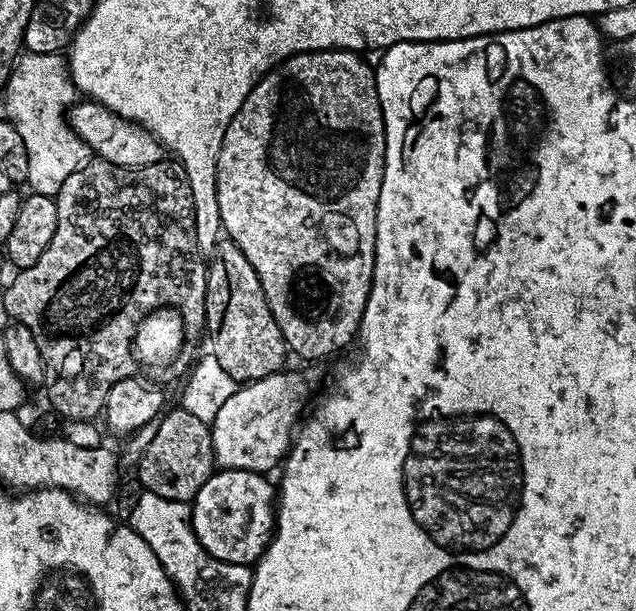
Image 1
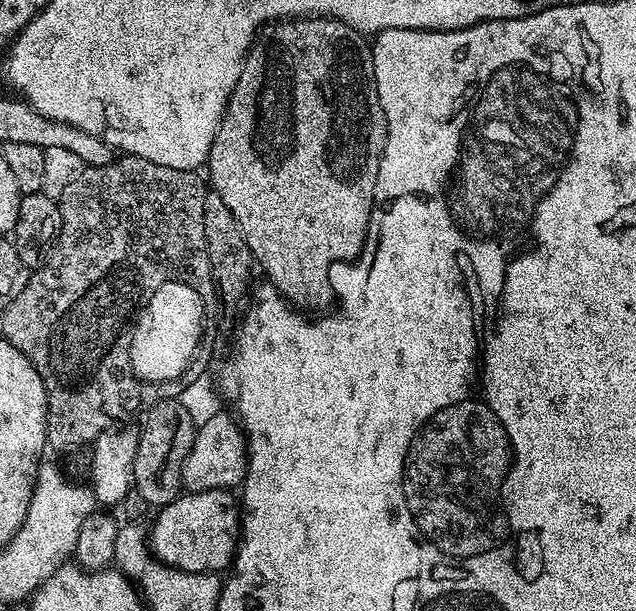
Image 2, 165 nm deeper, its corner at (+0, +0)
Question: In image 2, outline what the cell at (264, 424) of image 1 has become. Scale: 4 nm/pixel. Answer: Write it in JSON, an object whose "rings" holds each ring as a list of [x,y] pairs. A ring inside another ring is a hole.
{"rings":[[[221,410],[214,418],[195,429],[193,445],[186,454],[181,468],[181,482],[189,492],[204,490],[232,490],[243,485],[244,475],[248,469],[248,446],[244,438],[244,430],[237,417]]]}

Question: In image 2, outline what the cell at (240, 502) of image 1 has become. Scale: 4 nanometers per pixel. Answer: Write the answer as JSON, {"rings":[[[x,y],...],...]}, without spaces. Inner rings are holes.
{"rings":[[[219,488],[218,490],[204,490],[202,492],[189,492],[185,491],[172,500],[169,504],[163,505],[159,509],[160,512],[156,516],[156,521],[150,524],[150,547],[152,550],[152,555],[156,559],[162,561],[163,564],[168,564],[172,568],[177,568],[183,572],[211,572],[213,574],[223,573],[223,568],[233,563],[236,559],[236,549],[240,547],[240,517],[242,515],[242,509],[238,503],[237,497],[231,491]]]}

